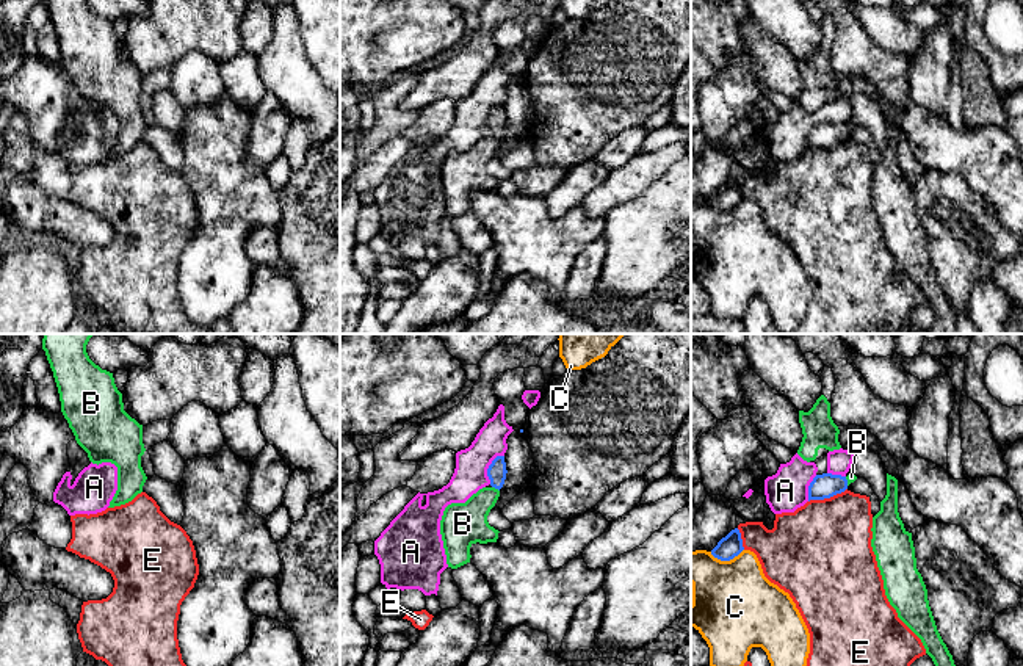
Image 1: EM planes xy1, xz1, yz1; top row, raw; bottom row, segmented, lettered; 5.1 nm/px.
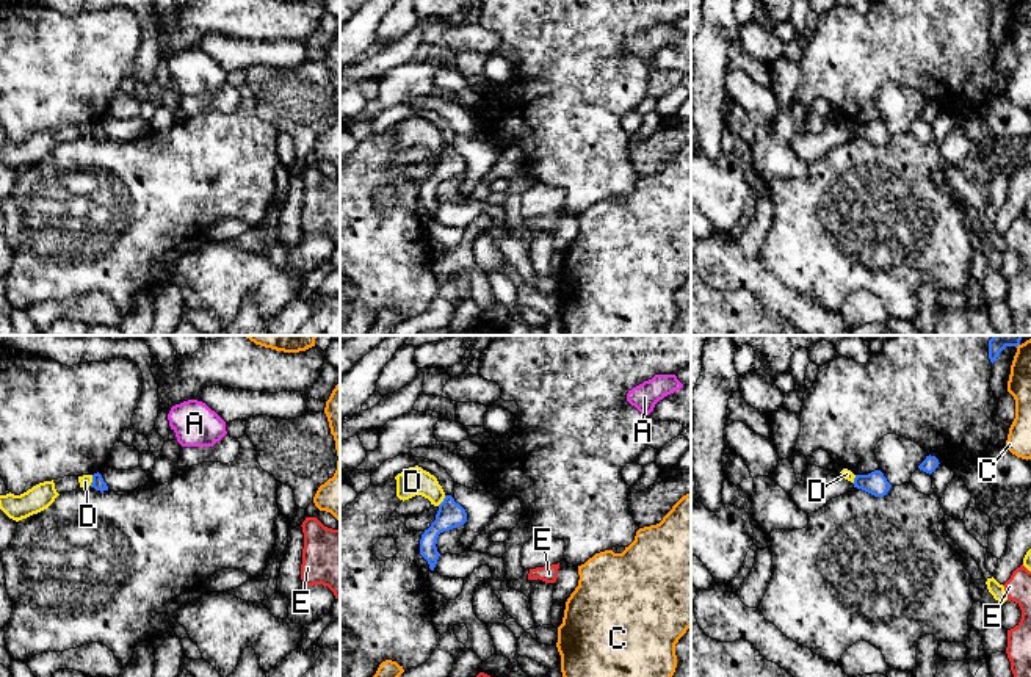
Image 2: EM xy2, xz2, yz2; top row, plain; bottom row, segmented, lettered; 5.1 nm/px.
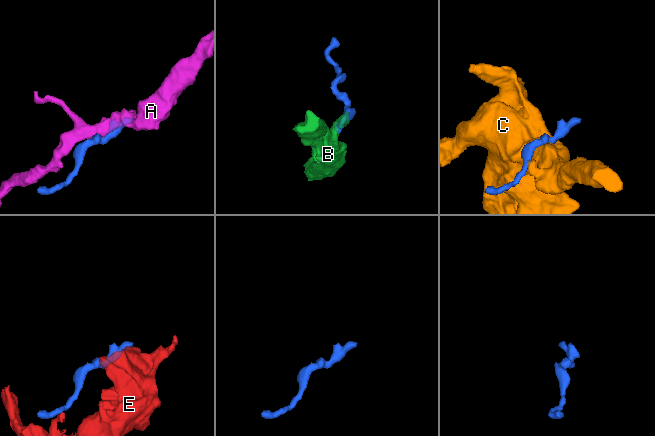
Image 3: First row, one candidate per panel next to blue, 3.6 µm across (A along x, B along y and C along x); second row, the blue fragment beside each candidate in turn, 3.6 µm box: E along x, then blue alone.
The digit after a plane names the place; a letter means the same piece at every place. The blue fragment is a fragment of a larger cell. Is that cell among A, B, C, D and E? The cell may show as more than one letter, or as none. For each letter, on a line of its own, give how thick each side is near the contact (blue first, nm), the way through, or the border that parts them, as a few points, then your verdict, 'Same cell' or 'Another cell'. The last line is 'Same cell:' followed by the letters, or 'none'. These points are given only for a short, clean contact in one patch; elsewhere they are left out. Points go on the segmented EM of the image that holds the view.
A: Thickness 100 nm (blue) against 170 nm. Another cell
B: Thickness 100 nm (blue) against 220 nm. Path across: xz1 (497, 470), (495, 488), (462, 524). Same cell
C: Thickness 120 nm (blue) against 440 nm. Another cell
D: Thickness 70 nm (blue) against 60 nm. Boundary: xy2 (93, 475), (90, 485). Another cell
E: Thickness 130 nm (blue) against 480 nm. Another cell
Same cell: B

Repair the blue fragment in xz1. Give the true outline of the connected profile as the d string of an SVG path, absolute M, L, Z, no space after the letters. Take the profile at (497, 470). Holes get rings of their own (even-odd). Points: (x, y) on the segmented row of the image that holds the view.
M497 456L487 469L490 486L479 489L465 503L445 508L440 534L448 567L457 569L470 563L473 544L497 542L500 531L489 525L487 516L500 497L506 473L504 456Z

